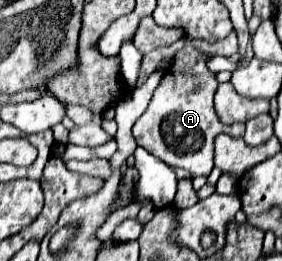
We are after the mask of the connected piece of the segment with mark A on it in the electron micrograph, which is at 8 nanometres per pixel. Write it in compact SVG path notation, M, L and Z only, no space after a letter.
M184 47L172 67L168 67L162 77L148 109L134 123L132 128L137 145L158 155L170 167L182 167L192 173L192 177L208 177L214 167L214 137L226 133L230 137L242 137L244 125L222 125L214 111L214 93L218 87L216 75L206 67L208 55L196 51L194 47Z

